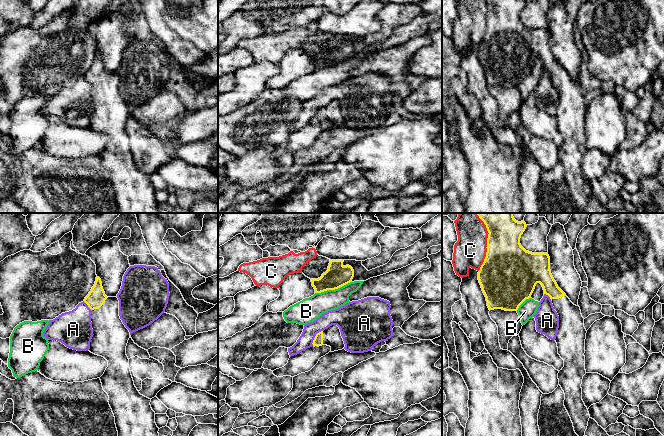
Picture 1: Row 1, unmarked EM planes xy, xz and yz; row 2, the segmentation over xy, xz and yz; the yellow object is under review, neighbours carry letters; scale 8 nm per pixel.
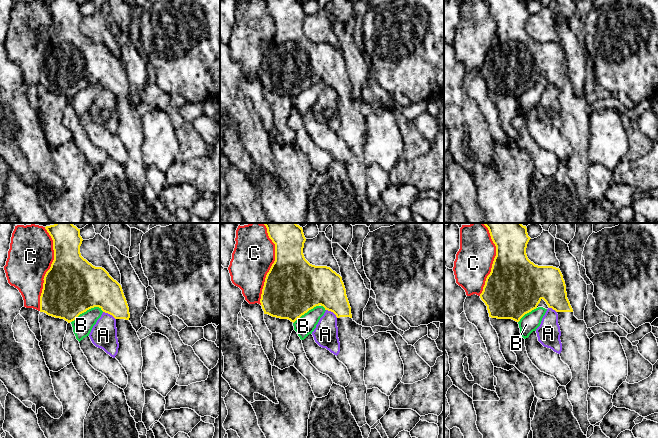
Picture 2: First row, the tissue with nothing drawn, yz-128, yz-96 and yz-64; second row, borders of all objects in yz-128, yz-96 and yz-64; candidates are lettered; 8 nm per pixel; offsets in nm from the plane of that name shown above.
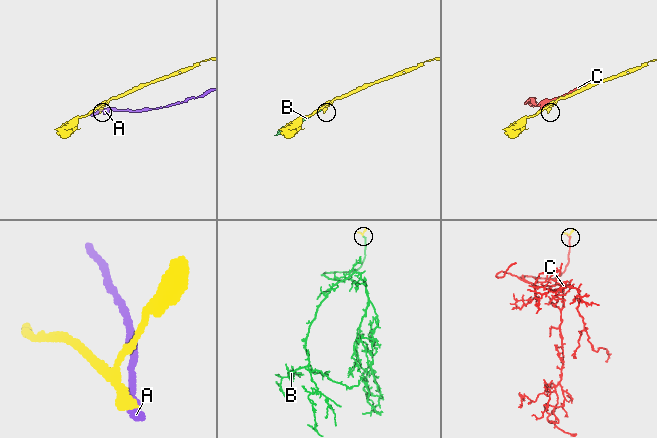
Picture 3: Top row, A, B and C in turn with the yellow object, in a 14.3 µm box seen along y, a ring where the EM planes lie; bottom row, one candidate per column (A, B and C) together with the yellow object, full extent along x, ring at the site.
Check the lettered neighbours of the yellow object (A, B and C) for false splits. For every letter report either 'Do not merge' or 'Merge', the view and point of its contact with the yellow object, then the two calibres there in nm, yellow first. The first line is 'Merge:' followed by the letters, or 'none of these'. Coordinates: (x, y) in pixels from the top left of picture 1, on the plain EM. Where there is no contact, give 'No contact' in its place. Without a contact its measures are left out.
Merge: none of these
A: Do not merge. Touches yellow at xz (315, 113). Thickness 80 nm (yellow) against 140 nm
B: Do not merge. Touches yellow at xz (332, 65). Thickness 190 nm (yellow) against 190 nm
C: Do not merge. Touches yellow at yz (486, 23). Thickness 420 nm (yellow) against 260 nm

